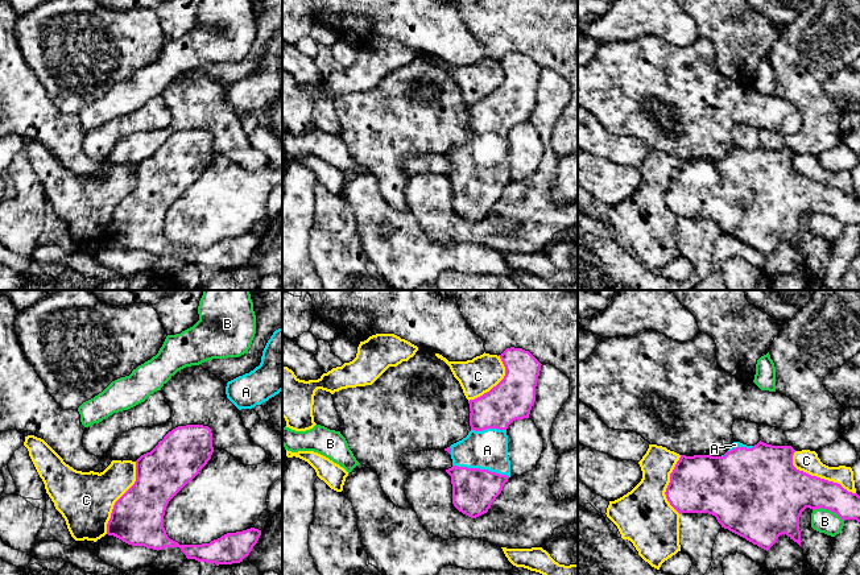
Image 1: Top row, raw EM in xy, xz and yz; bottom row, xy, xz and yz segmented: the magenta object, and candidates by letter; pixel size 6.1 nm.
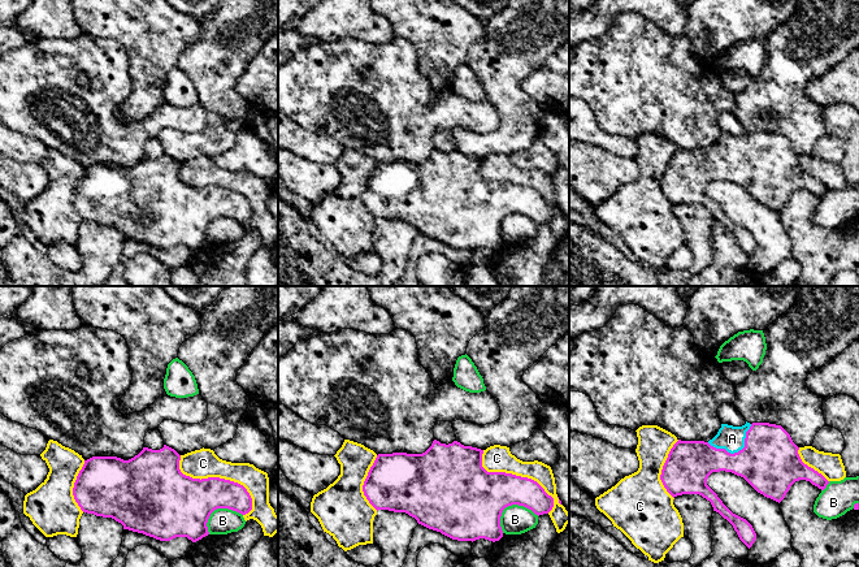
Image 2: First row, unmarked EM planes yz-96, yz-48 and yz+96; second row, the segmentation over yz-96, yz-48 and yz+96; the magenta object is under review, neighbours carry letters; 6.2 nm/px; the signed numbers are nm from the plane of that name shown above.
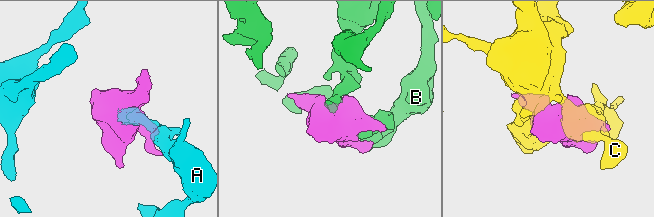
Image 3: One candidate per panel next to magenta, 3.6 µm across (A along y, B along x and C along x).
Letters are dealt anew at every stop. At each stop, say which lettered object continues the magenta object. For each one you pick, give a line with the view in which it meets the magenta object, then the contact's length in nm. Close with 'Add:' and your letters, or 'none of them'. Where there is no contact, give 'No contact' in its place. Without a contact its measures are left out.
A: Touches magenta in xz. Shared border 360 nm
Add: A

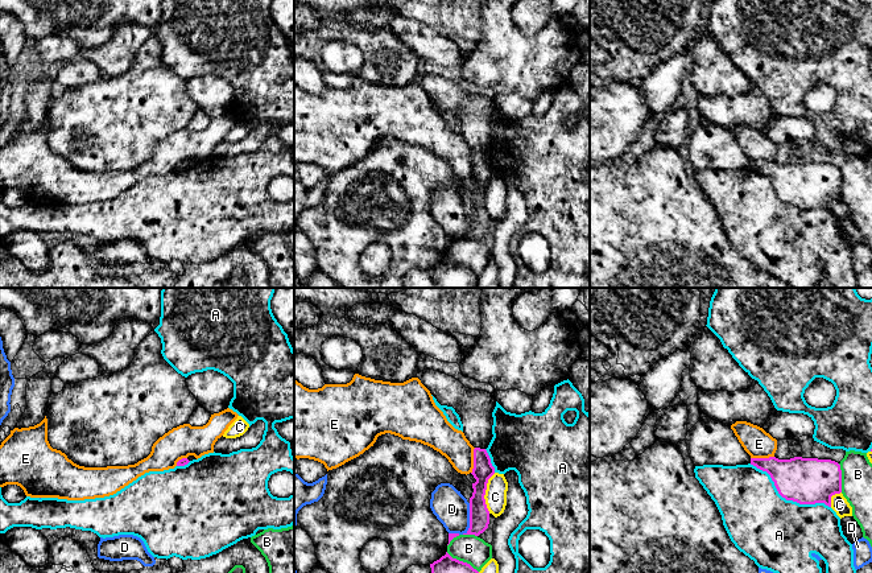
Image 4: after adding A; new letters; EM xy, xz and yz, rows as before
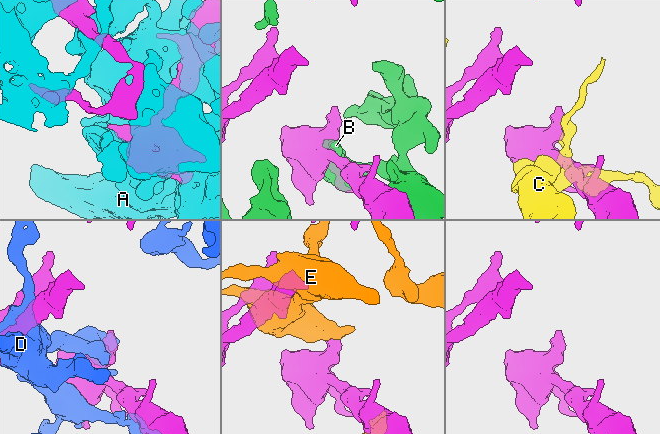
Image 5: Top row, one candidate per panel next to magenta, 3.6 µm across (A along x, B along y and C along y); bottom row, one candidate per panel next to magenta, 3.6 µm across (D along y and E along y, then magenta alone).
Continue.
Add: none of them

